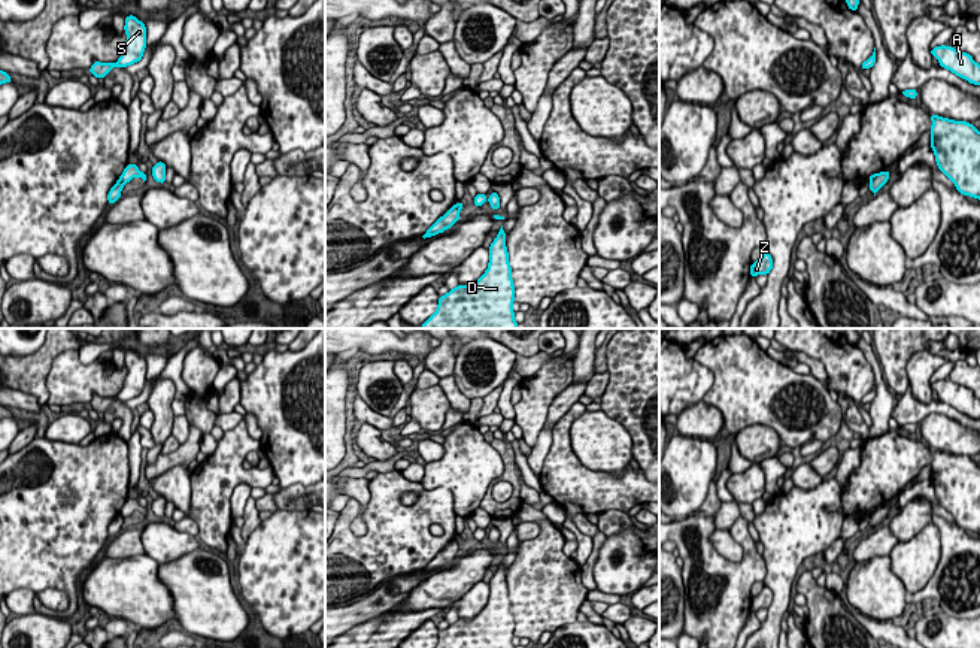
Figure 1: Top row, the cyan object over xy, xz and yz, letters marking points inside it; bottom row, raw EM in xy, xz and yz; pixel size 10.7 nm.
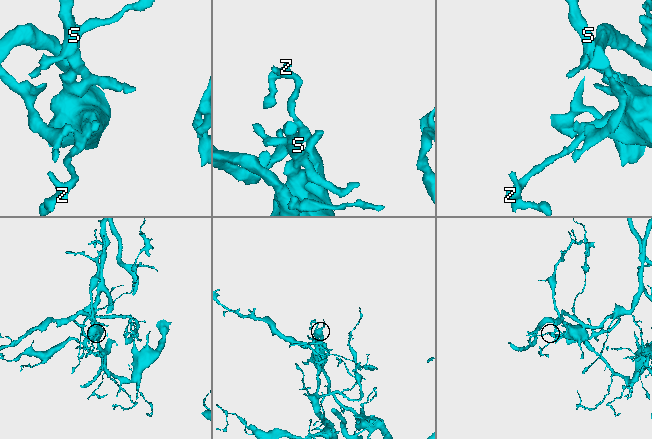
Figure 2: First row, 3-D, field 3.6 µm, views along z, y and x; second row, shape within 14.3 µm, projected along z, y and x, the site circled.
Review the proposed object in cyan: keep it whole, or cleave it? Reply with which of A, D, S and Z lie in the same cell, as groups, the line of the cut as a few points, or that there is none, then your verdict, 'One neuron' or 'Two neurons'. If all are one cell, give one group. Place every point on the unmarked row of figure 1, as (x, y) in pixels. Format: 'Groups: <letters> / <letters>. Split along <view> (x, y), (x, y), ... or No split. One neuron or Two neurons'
Groups: A / D S Z. Split along xy (120, 512), (124, 517). Two neurons

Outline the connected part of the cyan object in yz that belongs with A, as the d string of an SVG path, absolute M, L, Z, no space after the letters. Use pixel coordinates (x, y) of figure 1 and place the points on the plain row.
M941 379L931 384L931 390L938 394L941 402L970 418L980 420L980 399L970 388Z

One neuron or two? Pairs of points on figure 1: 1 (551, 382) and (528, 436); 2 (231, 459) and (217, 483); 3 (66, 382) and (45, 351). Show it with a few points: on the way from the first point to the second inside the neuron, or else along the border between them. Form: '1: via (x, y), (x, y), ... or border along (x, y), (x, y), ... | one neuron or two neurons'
1: via (537, 396), (531, 409), (531, 423) | one neuron
2: via (225, 465), (217, 477) | one neuron
3: border along (78, 350), (54, 360), (48, 397) | two neurons

